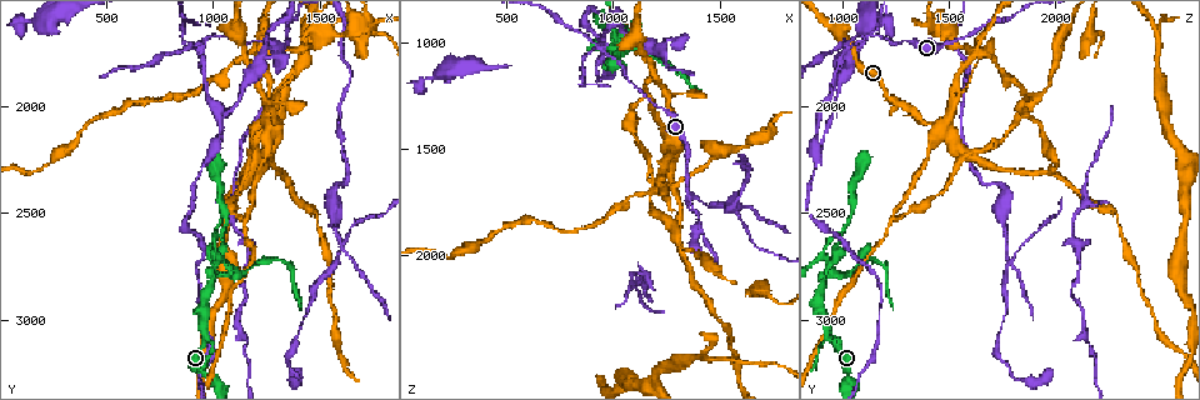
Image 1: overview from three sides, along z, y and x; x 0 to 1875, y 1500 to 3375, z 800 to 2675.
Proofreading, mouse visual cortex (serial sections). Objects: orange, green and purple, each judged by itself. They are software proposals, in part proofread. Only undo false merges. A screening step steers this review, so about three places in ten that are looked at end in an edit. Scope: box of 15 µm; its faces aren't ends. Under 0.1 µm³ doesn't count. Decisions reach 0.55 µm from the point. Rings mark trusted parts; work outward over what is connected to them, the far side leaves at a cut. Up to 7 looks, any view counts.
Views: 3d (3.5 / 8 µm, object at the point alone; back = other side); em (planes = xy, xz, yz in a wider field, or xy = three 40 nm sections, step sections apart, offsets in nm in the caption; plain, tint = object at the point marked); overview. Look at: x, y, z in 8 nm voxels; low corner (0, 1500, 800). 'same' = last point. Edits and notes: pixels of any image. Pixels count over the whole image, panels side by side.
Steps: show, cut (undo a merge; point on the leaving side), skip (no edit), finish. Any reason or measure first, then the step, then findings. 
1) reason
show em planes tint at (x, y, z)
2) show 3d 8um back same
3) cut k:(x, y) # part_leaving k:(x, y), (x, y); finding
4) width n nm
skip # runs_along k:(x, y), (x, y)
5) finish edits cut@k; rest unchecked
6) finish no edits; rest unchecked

sharp bend
show 3d 8um at (1280, 2100, 1440)

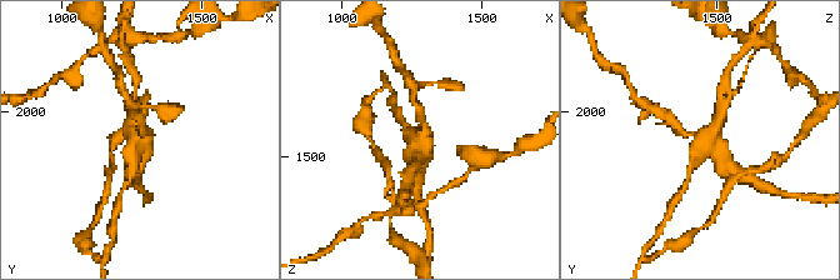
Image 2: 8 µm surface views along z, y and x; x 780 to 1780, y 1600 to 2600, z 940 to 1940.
arms 4; arm_widths 250, 250, 400, 450 nm
show em xy step 5 tint at (1270, 2100, 1450)

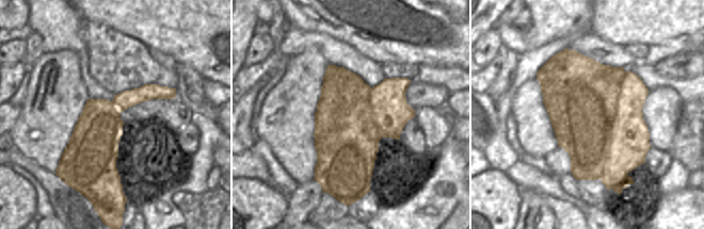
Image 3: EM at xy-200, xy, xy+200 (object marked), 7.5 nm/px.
cut 2:(695, 151) # part_leaving 2:(700, 136), (715, 129), (726, 100); a second cell is stuck on

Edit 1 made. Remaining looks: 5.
see it whole again
show overview

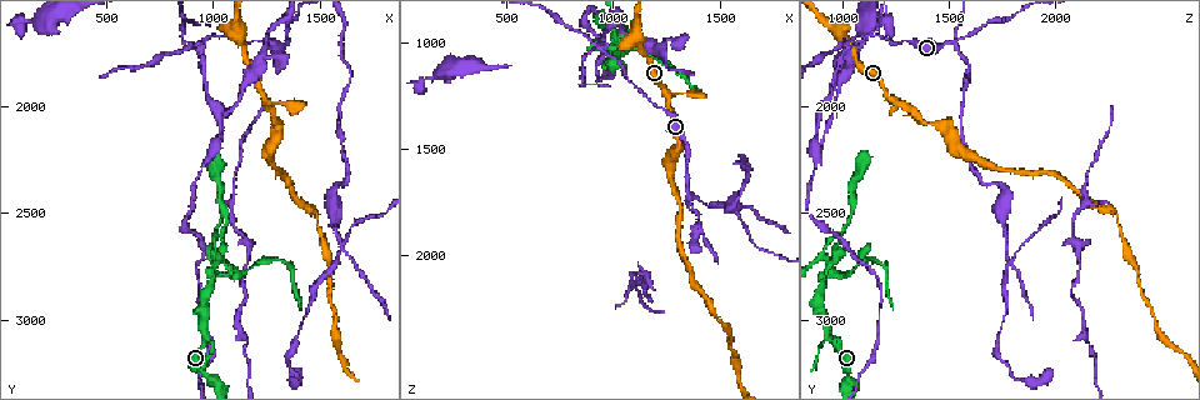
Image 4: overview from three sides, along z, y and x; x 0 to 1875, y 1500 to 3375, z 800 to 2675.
four arms meet
show 3d 3.5um at (960, 1680, 1040)

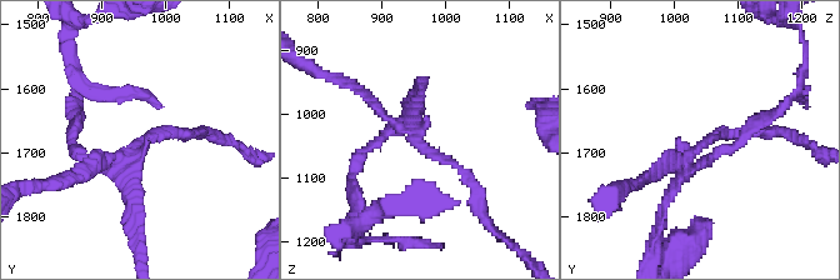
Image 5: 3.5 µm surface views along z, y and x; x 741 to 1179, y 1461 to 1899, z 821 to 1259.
arms 4; arm_widths 150, 150, 150, 150 nm; shape alone is not enough
show em xy step 1 plain at (955, 1690, 1040)

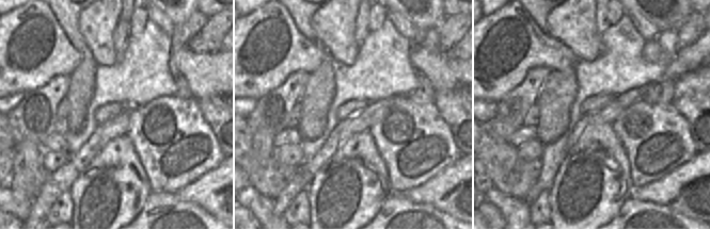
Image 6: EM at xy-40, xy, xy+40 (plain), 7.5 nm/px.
show em xy step 1 tint same

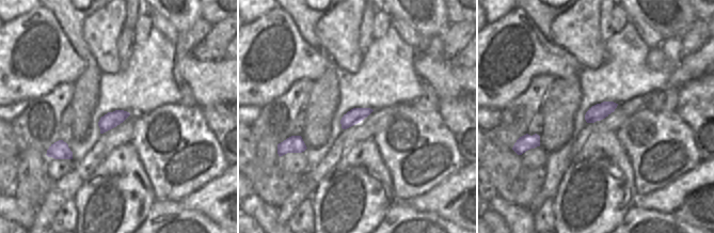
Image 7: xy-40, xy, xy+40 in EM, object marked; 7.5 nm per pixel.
cut 5:(79, 149) # part_leaving 5:(138, 145), (138, 253), (141, 256); a second cell is stuck on

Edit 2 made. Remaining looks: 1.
finish edits cut@2, cut@5; rest unchecked

